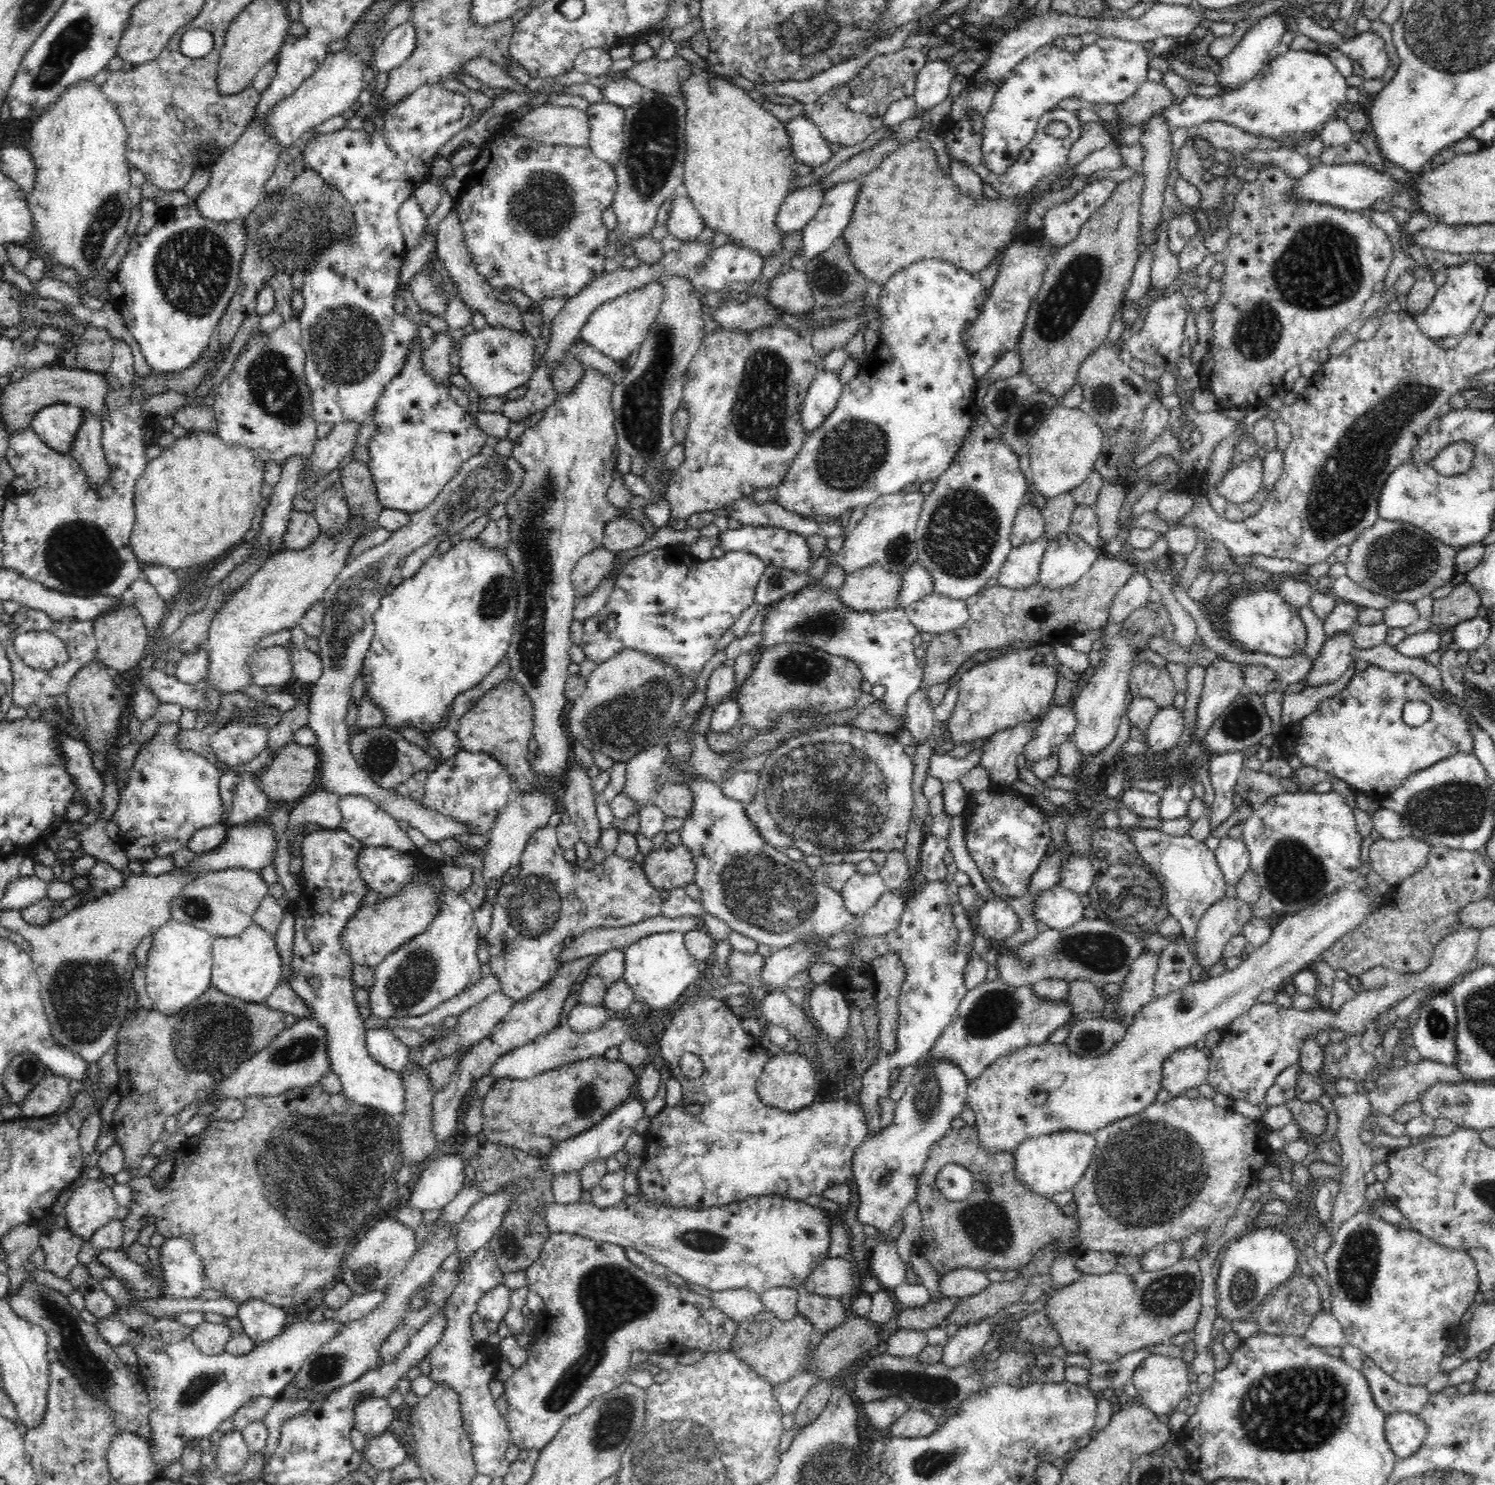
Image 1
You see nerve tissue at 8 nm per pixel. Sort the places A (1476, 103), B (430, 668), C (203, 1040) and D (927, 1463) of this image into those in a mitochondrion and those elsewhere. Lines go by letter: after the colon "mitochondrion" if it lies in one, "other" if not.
A: other
B: other
C: mitochondrion
D: mitochondrion

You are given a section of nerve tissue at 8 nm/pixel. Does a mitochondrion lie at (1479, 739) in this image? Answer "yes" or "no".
no

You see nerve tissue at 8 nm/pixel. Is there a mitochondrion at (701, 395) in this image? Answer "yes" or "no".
no

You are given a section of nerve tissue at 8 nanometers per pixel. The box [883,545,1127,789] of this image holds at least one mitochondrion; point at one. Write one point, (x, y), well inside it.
(1000, 713)

